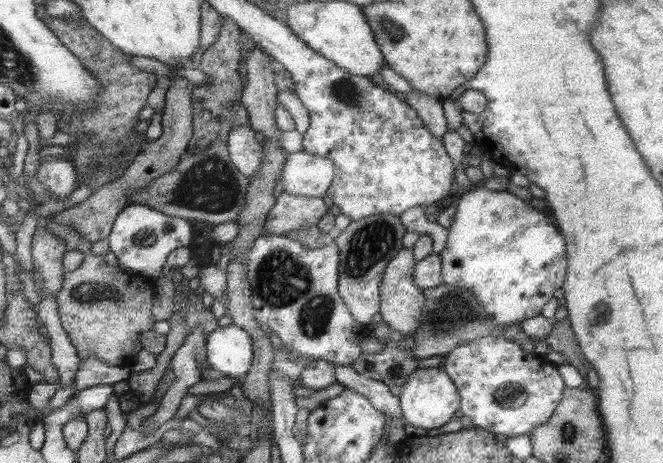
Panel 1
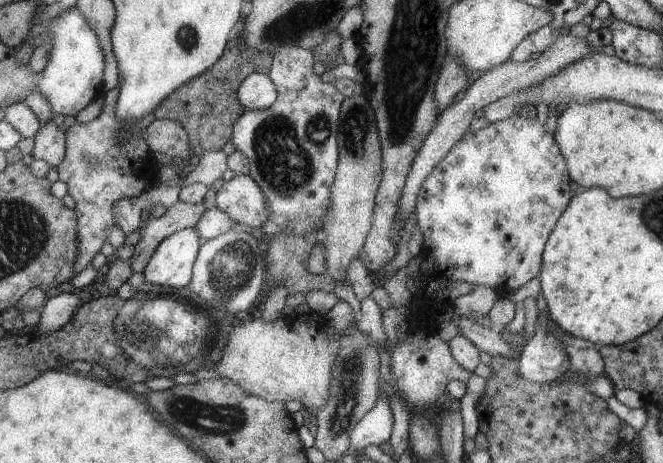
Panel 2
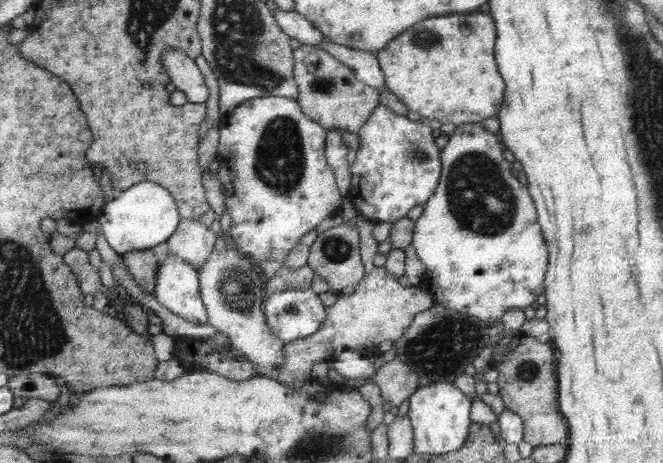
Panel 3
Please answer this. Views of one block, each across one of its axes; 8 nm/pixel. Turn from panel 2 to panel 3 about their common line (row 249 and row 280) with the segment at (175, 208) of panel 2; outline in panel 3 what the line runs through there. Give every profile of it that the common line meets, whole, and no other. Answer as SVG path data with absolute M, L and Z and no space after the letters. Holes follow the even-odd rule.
M148 249L136 251L132 250L126 257L124 262L128 270L134 277L134 282L144 288L148 294L153 294L156 284L156 250Z

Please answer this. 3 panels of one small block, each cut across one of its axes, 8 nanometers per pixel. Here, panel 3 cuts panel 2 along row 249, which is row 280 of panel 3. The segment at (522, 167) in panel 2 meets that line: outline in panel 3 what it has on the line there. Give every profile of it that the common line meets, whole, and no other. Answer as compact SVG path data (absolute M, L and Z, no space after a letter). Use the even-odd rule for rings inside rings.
M480 123L458 125L454 130L454 134L449 136L449 140L442 150L443 170L439 187L435 191L435 195L423 206L423 214L415 221L412 238L412 246L414 246L418 257L426 266L422 286L431 294L435 302L442 304L444 308L464 312L466 316L480 318L482 322L486 322L488 325L492 324L492 322L500 322L507 310L528 308L528 306L532 306L532 302L538 296L546 293L546 276L550 264L550 251L543 235L543 229L539 225L538 207L534 206L535 202L532 202L532 196L528 194L529 189L512 176L510 162L504 160L502 146L500 146L498 138L494 136L494 133L487 132Z

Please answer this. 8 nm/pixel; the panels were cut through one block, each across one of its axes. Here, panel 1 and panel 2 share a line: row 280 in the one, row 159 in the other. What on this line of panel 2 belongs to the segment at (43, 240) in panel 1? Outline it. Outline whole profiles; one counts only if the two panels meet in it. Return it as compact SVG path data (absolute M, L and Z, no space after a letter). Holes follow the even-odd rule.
M53 120L44 125L36 136L35 158L47 160L52 166L59 167L67 155L67 131Z

